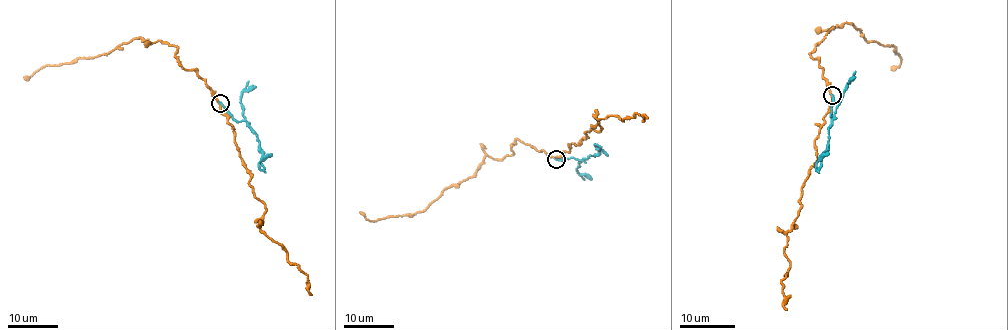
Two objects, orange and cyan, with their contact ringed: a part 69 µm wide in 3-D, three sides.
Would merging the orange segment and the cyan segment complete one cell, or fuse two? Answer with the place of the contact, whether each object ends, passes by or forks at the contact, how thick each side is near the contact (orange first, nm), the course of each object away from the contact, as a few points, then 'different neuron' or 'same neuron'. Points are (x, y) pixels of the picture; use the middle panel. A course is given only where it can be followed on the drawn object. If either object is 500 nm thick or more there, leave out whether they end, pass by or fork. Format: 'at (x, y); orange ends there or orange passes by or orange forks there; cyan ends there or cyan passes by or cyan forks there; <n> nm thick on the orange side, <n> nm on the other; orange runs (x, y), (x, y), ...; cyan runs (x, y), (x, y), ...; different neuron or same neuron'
at (556, 159); orange passes by; cyan ends there; 180 nm thick on the orange side, 200 nm on the other; orange runs (556, 159), (518, 139), (511, 155), (486, 155), (474, 173), (424, 209), (374, 221), (360, 212); cyan runs (556, 159), (586, 159), (596, 155), (601, 147); different neuron

